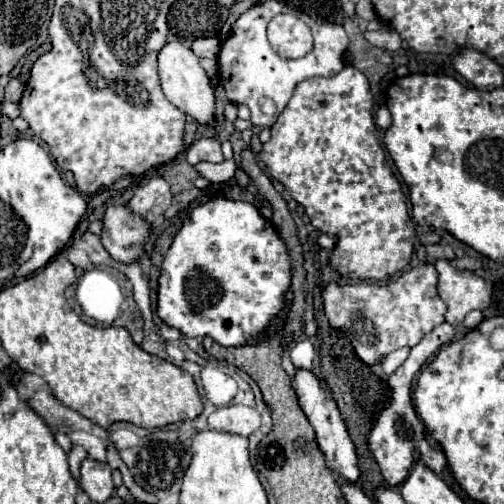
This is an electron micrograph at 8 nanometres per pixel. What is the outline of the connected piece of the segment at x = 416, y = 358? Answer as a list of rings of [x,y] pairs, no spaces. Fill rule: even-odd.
[[[443,322],[439,324],[437,328],[433,328],[429,334],[423,336],[423,340],[411,348],[411,354],[409,358],[387,378],[387,386],[389,386],[389,402],[383,410],[379,410],[375,414],[375,420],[373,420],[373,426],[371,426],[371,432],[369,432],[369,450],[373,452],[379,468],[381,468],[381,474],[385,478],[385,482],[389,486],[399,486],[407,474],[409,474],[409,468],[415,460],[415,452],[419,454],[417,458],[423,460],[433,472],[441,474],[443,466],[445,466],[445,456],[443,452],[433,452],[429,440],[427,440],[427,432],[425,432],[425,426],[423,422],[419,420],[415,408],[413,408],[413,402],[411,402],[411,380],[413,376],[421,370],[421,366],[427,362],[429,356],[433,356],[441,346],[449,344],[455,336],[455,330],[451,324]]]

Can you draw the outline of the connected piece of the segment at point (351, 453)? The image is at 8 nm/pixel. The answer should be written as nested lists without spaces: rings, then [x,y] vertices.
[[[297,368],[297,374],[293,378],[293,388],[297,392],[299,398],[299,406],[305,412],[309,424],[313,426],[315,434],[317,434],[317,444],[327,460],[327,466],[331,470],[335,470],[345,482],[355,482],[359,478],[359,466],[357,466],[357,454],[355,454],[355,446],[349,440],[349,432],[345,426],[345,420],[339,414],[339,408],[333,400],[333,394],[329,392],[327,384],[321,382],[311,370],[303,370]]]

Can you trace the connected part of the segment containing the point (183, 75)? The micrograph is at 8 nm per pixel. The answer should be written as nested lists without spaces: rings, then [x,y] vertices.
[[[175,40],[163,46],[159,52],[159,76],[161,76],[161,86],[163,94],[167,100],[177,106],[181,112],[185,112],[195,124],[207,126],[215,120],[215,96],[213,88],[209,84],[209,78],[205,70],[199,64],[199,58],[193,54],[191,48],[187,48],[183,42]]]

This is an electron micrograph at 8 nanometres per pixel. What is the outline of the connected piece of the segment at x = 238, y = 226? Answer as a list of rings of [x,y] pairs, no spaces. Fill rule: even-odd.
[[[209,200],[193,208],[165,254],[157,316],[183,336],[211,336],[221,346],[241,346],[263,332],[285,308],[289,268],[281,236],[253,204]]]

